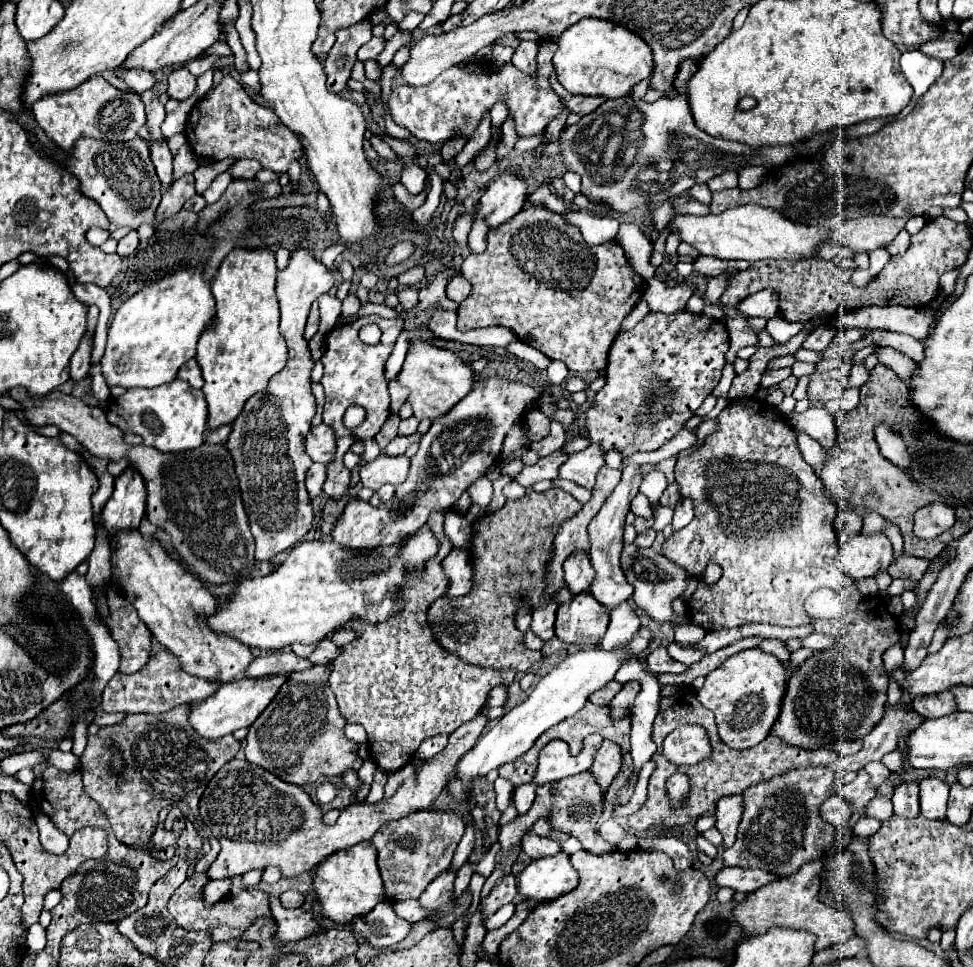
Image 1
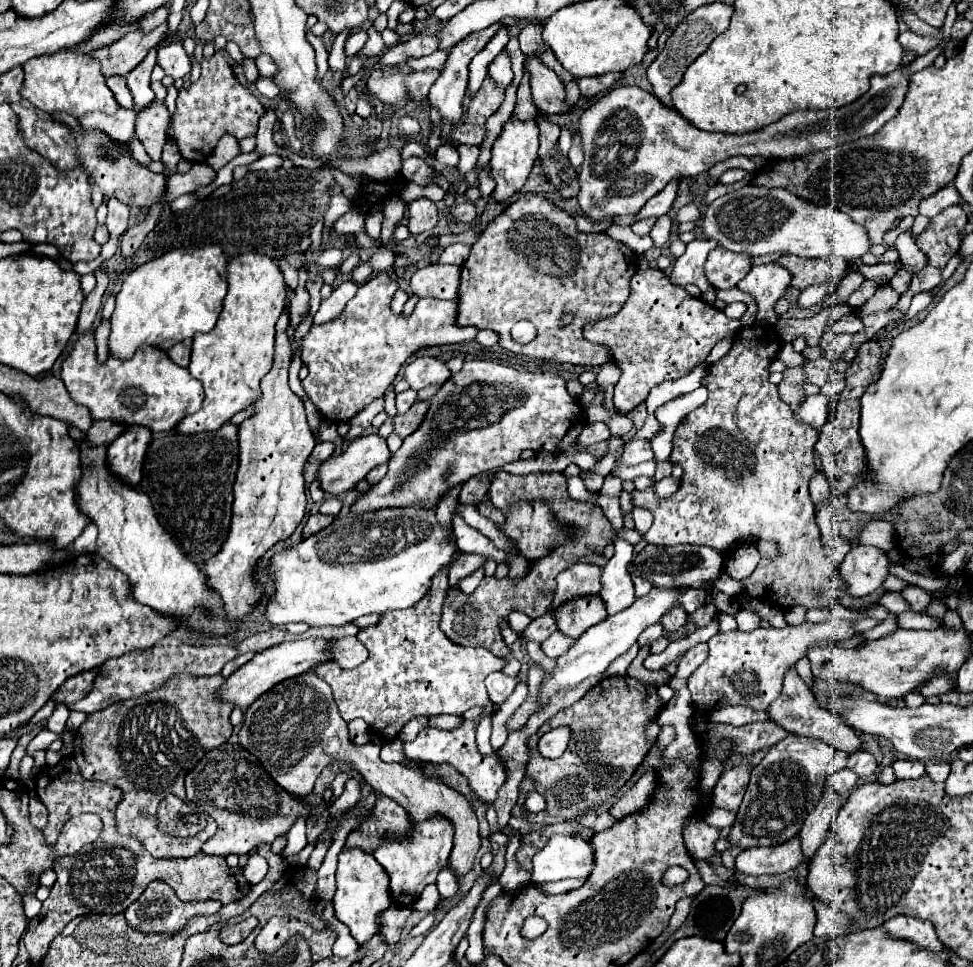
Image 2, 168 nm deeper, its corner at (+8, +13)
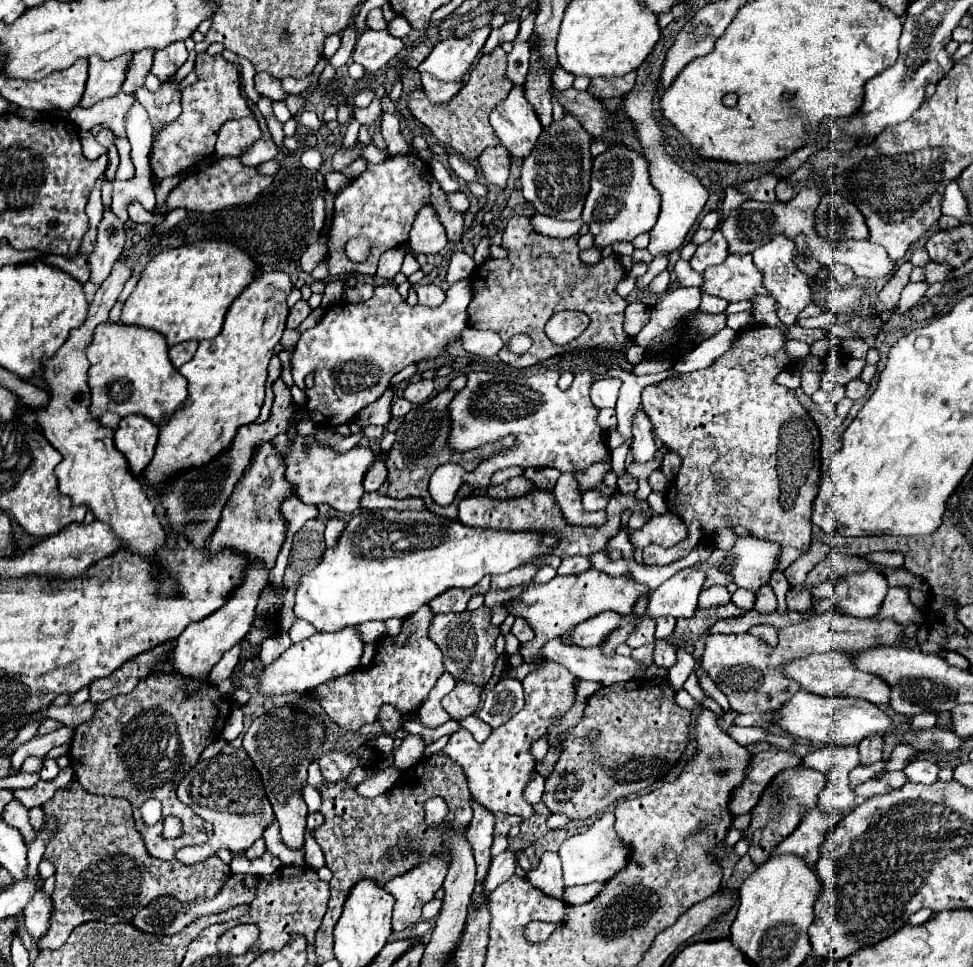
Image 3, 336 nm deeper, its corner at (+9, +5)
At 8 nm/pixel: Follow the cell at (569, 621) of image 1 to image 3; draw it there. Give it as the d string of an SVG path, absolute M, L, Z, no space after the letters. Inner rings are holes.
M605 611L603 615L595 615L587 619L587 623L579 623L579 627L573 627L569 633L569 639L573 645L579 647L597 647L609 635L621 625L621 615L613 611Z

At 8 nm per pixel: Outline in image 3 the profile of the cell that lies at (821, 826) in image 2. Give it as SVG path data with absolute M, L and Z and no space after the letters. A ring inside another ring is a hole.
M823 747L821 751L813 751L803 757L803 763L809 767L817 767L827 775L827 785L819 793L817 807L825 815L845 815L855 807L857 795L849 787L849 771L859 765L857 747Z

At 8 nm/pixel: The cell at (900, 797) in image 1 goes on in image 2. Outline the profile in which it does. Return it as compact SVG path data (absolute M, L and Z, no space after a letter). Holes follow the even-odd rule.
M898 759L892 763L896 779L918 779L926 773L924 763L914 761L914 759Z

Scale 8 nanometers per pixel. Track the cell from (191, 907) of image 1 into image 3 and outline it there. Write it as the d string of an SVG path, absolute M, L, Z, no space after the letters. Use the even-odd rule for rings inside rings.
M77 781L57 789L43 805L43 811L57 821L57 831L49 839L43 855L43 859L55 865L55 891L51 897L55 911L51 913L47 935L37 943L39 951L59 949L75 925L87 921L103 921L109 925L131 921L141 907L161 895L173 895L183 903L213 899L221 891L225 877L231 875L229 865L217 855L195 865L151 857L133 825L131 803L127 799L87 793Z

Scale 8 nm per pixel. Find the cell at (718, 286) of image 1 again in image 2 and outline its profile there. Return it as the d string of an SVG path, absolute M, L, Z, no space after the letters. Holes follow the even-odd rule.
M718 247L708 255L706 261L706 277L708 281L718 289L730 289L736 287L738 281L742 281L748 271L752 269L752 257L746 253L732 253L724 247Z

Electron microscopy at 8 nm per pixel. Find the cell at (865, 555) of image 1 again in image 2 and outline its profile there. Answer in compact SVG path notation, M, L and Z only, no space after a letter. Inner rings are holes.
M858 544L850 549L838 570L840 579L848 587L848 595L866 597L886 581L888 557L876 547Z

